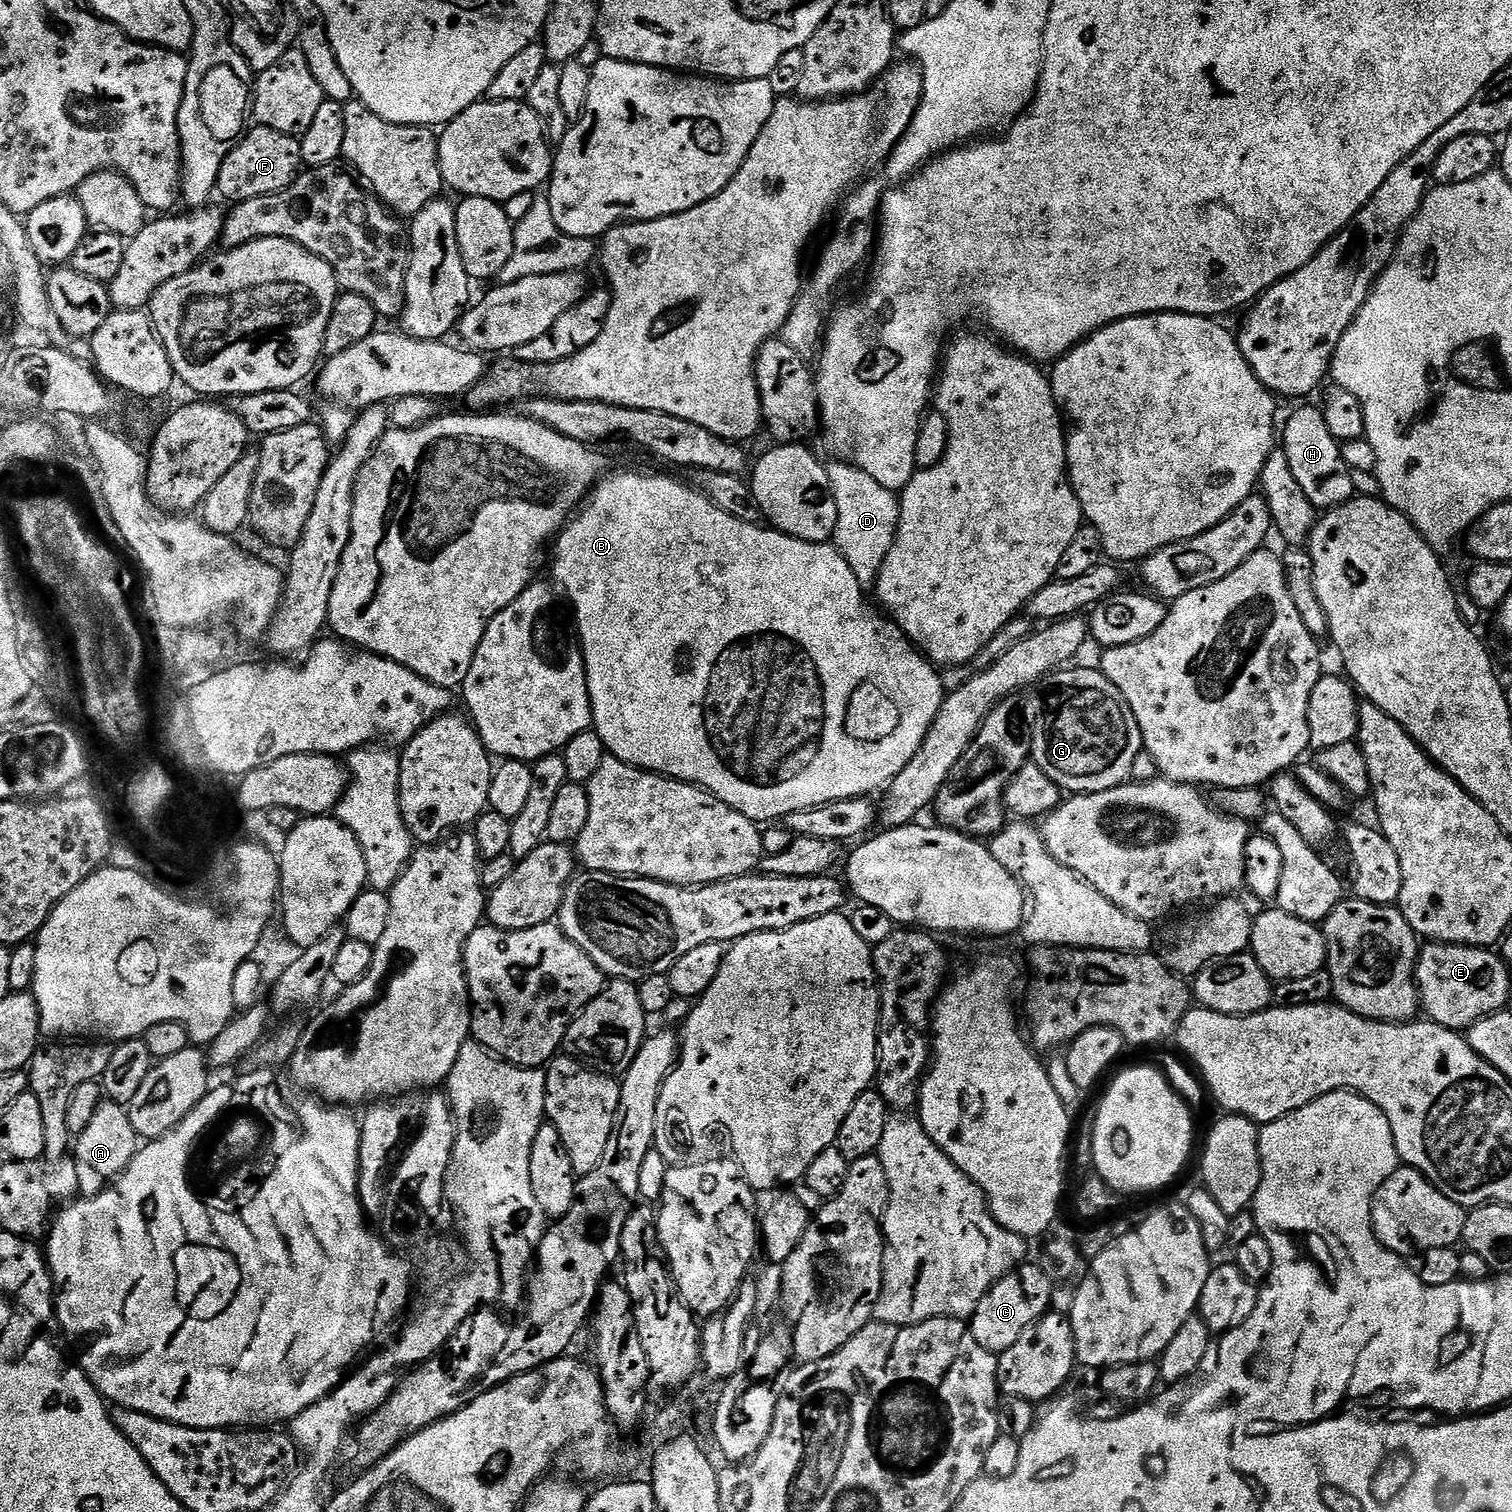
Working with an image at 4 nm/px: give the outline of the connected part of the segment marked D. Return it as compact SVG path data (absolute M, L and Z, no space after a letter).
M832 462L827 465L827 469L834 502L838 506L834 546L842 554L842 558L846 558L846 566L854 570L854 578L858 578L862 586L875 585L882 570L882 562L886 562L886 554L890 554L890 546L898 530L900 501L897 493L874 482L870 474L855 468L853 464Z

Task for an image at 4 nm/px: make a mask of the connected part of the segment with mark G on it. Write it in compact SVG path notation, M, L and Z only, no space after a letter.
M1068 666L1063 670L1057 670L1043 681L1044 688L1044 705L1040 708L1040 713L1036 716L1036 721L1030 724L1030 760L1031 763L1037 764L1042 770L1042 774L1046 774L1046 778L1050 778L1050 782L1054 782L1068 794L1083 794L1086 792L1101 792L1102 790L1110 790L1116 788L1119 784L1125 783L1130 777L1130 766L1134 766L1134 758L1138 758L1138 754L1144 746L1142 738L1142 730L1138 726L1138 722L1134 718L1134 710L1130 710L1130 706L1126 702L1126 698L1122 698L1122 694L1118 690L1118 686L1114 686L1114 682L1110 682L1103 674L1098 674L1095 667L1092 668L1072 668L1076 666Z

